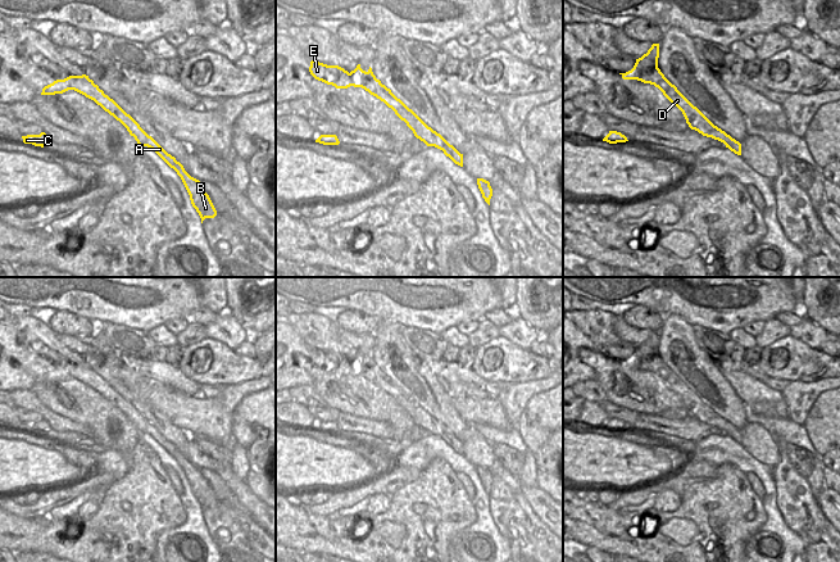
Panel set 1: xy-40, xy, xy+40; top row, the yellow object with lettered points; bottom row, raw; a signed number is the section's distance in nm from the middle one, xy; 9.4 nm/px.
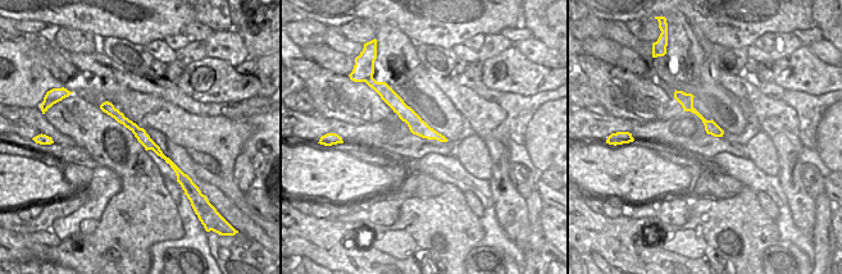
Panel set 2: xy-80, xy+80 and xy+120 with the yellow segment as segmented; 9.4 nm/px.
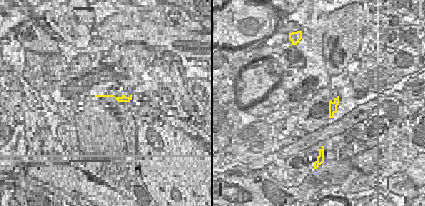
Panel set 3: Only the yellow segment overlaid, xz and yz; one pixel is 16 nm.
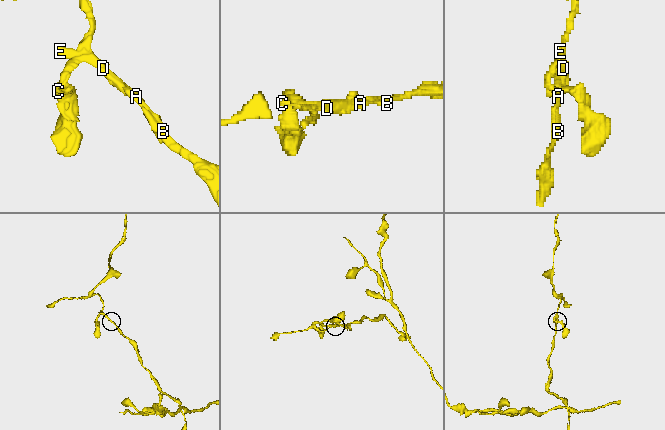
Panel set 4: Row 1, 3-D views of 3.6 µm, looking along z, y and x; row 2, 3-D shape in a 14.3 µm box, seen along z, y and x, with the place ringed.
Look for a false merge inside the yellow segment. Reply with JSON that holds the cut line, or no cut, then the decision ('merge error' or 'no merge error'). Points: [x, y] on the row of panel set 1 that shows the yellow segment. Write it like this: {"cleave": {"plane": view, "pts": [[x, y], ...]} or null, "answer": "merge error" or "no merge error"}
{"cleave": {"plane": "xy+40", "pts": [[636, 59], [641, 66], [657, 68]]}, "answer": "merge error"}

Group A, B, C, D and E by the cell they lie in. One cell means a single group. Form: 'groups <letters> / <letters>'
groups A B D / C E

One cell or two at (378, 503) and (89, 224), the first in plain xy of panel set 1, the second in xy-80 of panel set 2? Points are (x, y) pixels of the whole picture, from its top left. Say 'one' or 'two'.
one

